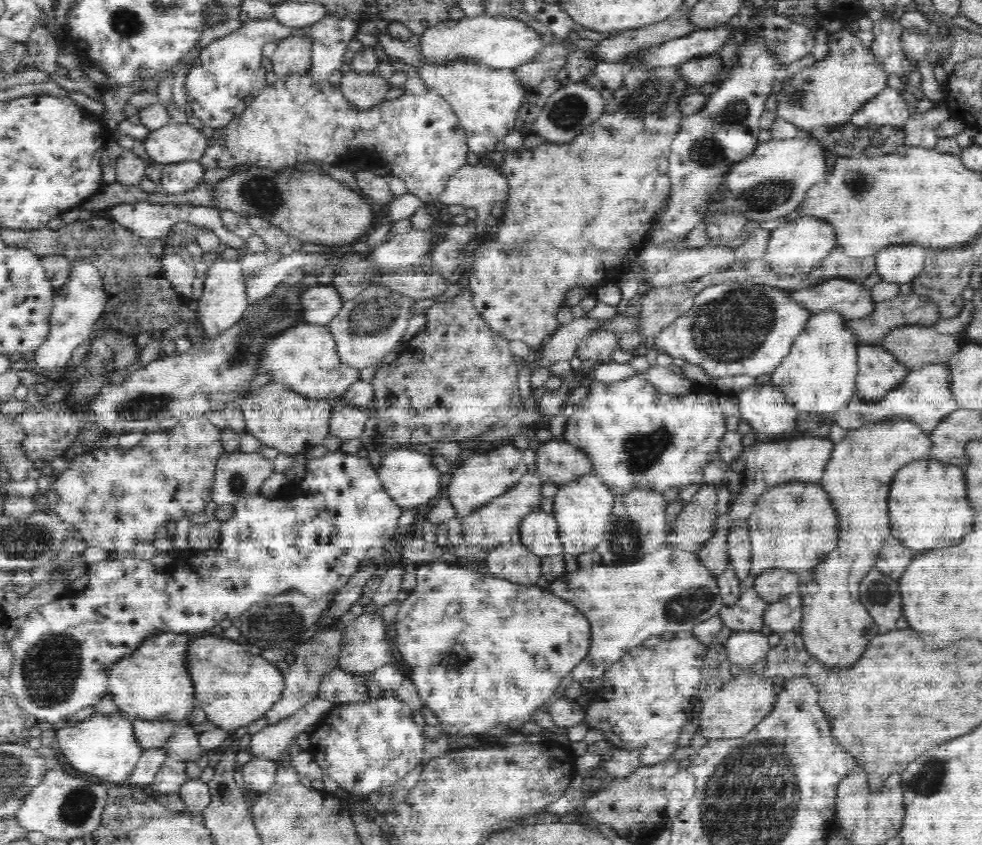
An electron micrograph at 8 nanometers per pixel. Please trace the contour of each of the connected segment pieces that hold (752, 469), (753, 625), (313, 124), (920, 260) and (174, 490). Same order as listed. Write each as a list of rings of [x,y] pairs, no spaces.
[[[806,436],[783,439],[777,442],[759,443],[745,447],[744,452],[729,463],[728,470],[716,485],[717,502],[714,512],[714,528],[710,537],[698,551],[701,560],[713,569],[717,576],[721,575],[730,565],[729,536],[742,522],[752,522],[758,500],[772,486],[786,481],[806,481],[819,483],[825,474],[835,444],[827,437]]]
[[[750,581],[742,586],[742,596],[735,608],[725,608],[720,615],[732,631],[758,631],[767,606],[768,602],[758,594]]]
[[[290,72],[288,76],[280,76],[271,85],[266,85],[264,88],[260,88],[258,96],[249,98],[247,100],[246,108],[242,114],[234,116],[232,120],[223,128],[223,136],[221,144],[210,145],[205,152],[205,155],[199,160],[205,167],[208,168],[225,168],[234,173],[234,175],[248,172],[254,168],[261,168],[261,170],[268,170],[270,172],[276,172],[279,175],[286,172],[292,172],[295,164],[298,162],[325,162],[326,164],[338,164],[339,166],[345,166],[346,163],[359,163],[363,162],[369,169],[376,166],[386,166],[390,168],[391,175],[399,177],[402,181],[405,181],[407,189],[410,193],[419,196],[423,202],[428,205],[432,202],[439,200],[439,196],[448,187],[449,181],[454,175],[457,175],[461,169],[468,165],[468,151],[467,134],[466,131],[460,126],[459,119],[454,114],[454,111],[450,108],[450,105],[440,96],[438,93],[432,91],[424,92],[424,94],[409,94],[389,99],[388,101],[379,101],[378,104],[372,104],[368,108],[358,108],[349,97],[345,96],[345,93],[341,91],[340,86],[333,86],[328,78],[322,78],[318,80],[313,76],[312,72]]]
[[[922,244],[906,246],[888,246],[874,256],[877,273],[881,280],[902,284],[912,282],[925,267],[927,247]]]
[[[198,416],[183,420],[170,430],[147,433],[142,441],[132,448],[122,449],[117,446],[92,449],[78,455],[62,474],[52,479],[52,485],[45,493],[47,508],[60,515],[62,520],[70,521],[80,532],[87,546],[122,546],[104,550],[118,554],[130,552],[137,542],[152,542],[158,526],[205,510],[212,500],[211,492],[218,457],[225,451],[221,434],[222,429],[203,416]]]

